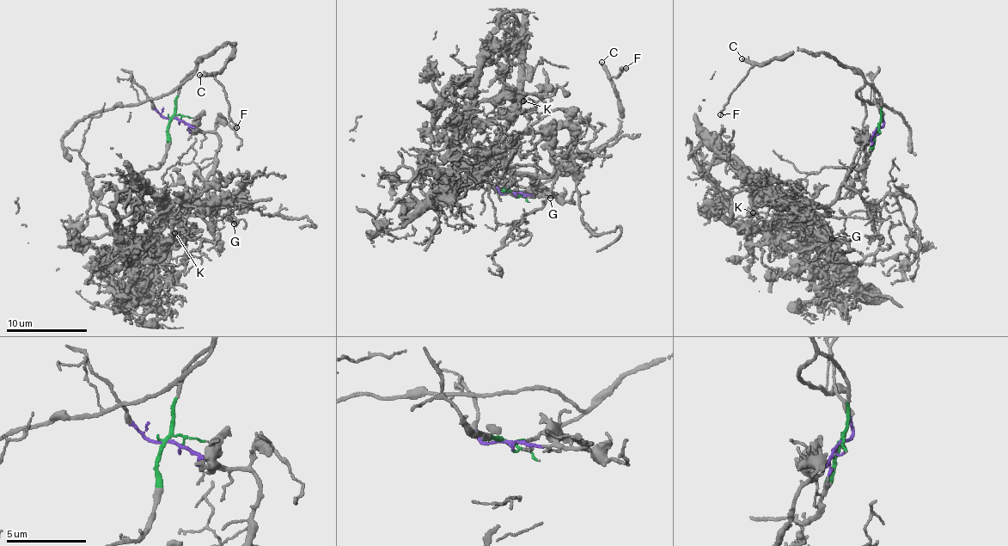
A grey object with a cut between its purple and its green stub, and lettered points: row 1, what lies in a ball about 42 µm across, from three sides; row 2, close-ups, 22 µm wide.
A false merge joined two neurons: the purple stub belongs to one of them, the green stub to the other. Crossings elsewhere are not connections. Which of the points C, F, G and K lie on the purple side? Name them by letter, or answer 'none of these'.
G, K

